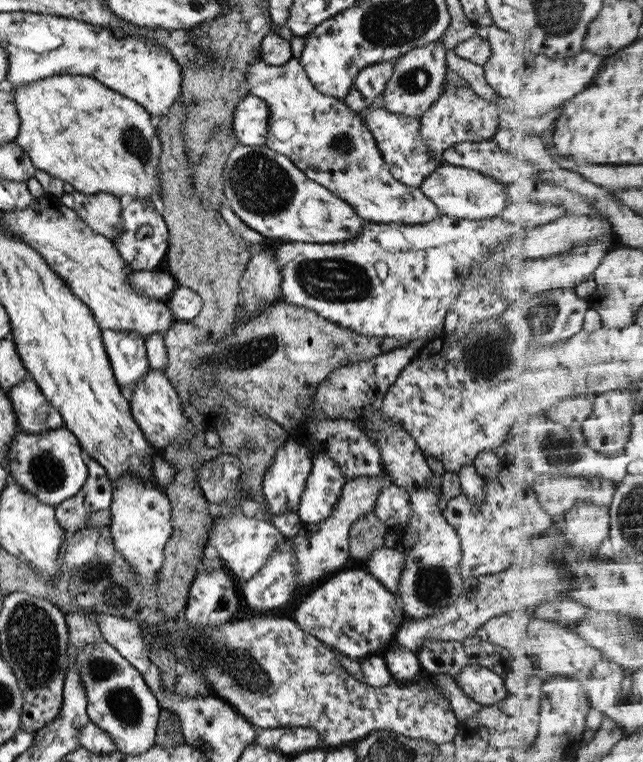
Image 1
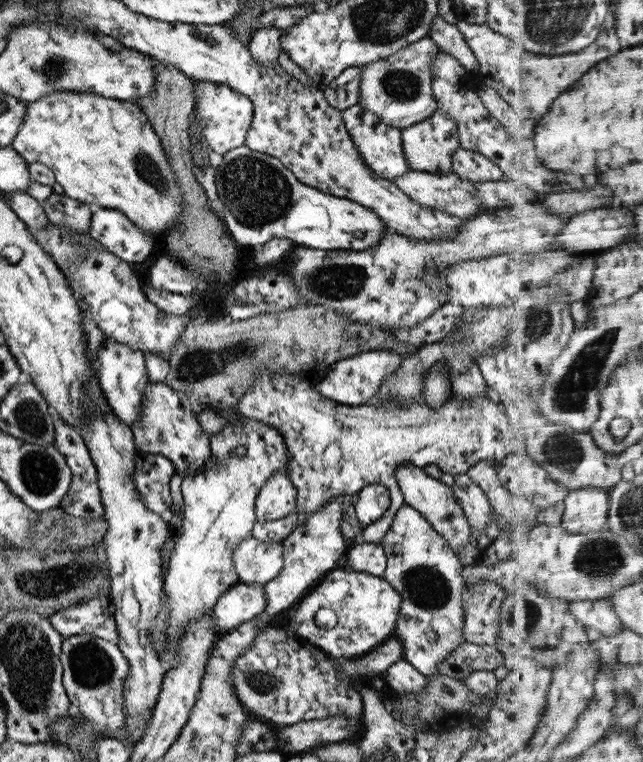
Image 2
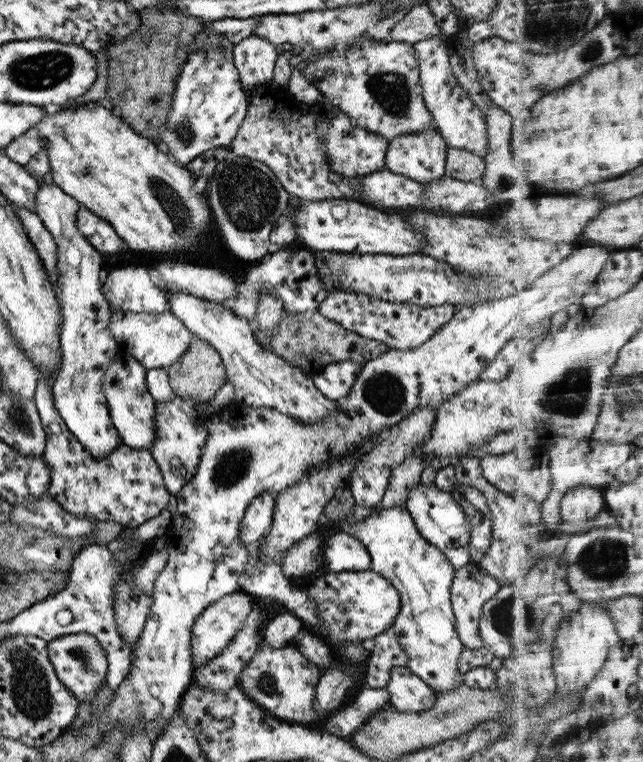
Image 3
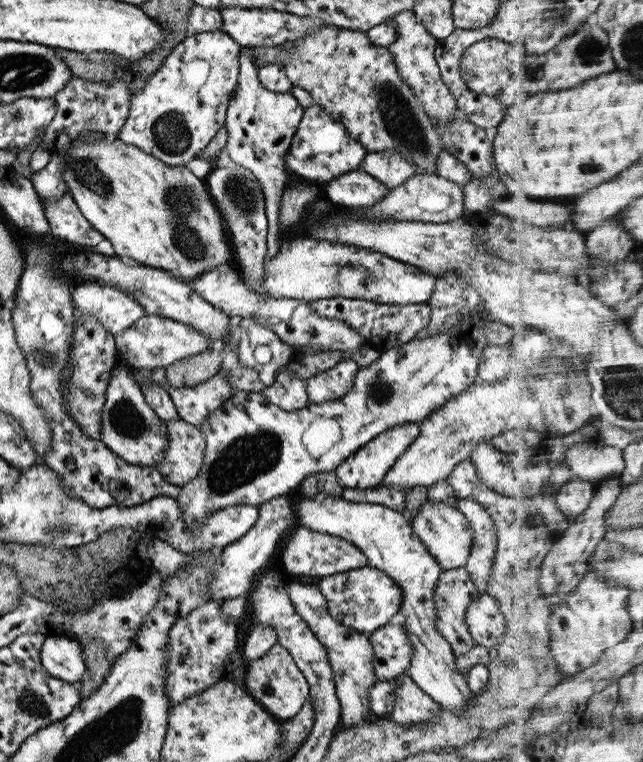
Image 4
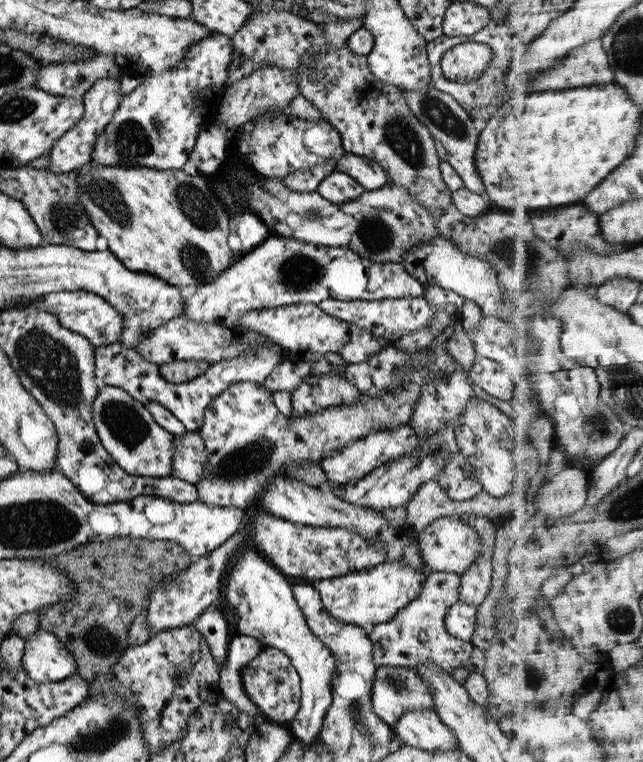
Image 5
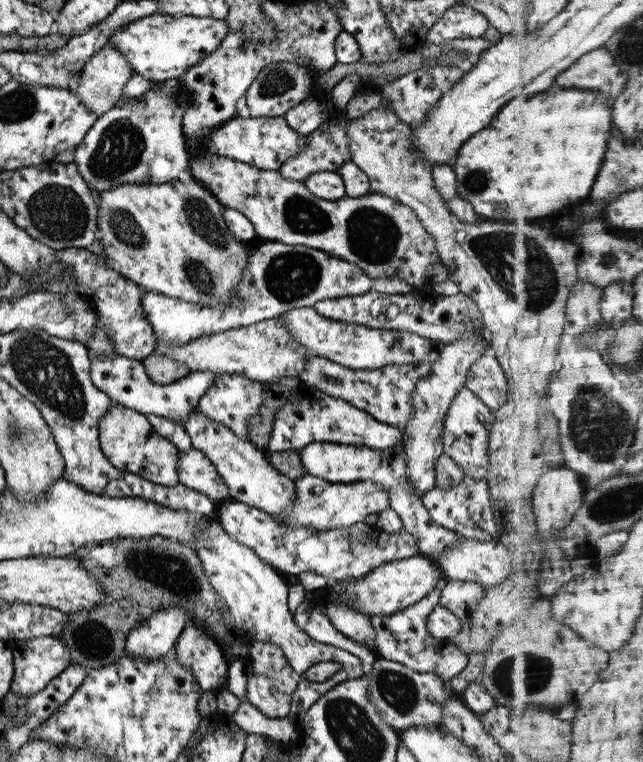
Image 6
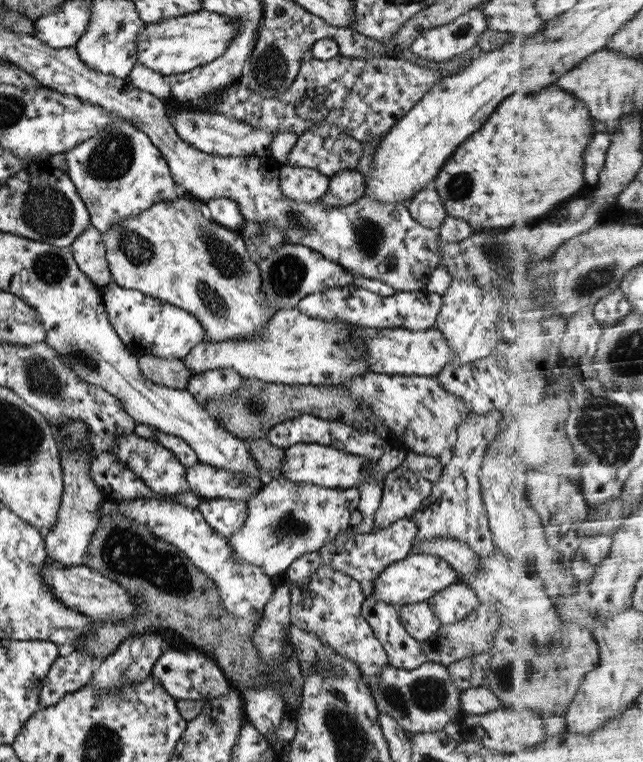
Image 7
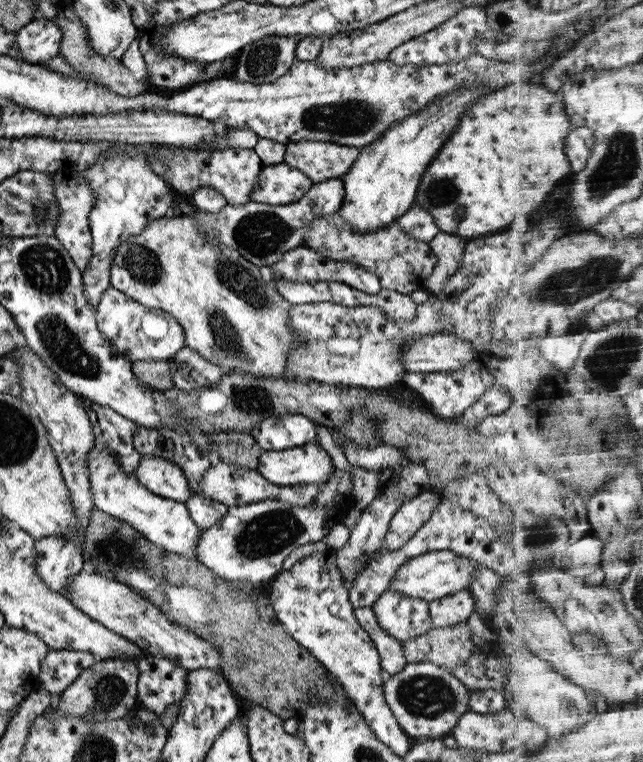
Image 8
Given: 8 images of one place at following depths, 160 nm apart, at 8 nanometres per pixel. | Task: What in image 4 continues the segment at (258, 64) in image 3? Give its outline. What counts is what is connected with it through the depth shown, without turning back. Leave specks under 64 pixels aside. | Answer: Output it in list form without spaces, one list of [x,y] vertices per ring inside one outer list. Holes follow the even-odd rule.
[[[240,47],[236,87],[231,92],[225,116],[227,142],[222,151],[227,152],[231,162],[249,170],[261,187],[267,221],[266,259],[269,259],[279,252],[279,244],[283,238],[278,223],[278,210],[282,192],[287,185],[287,171],[282,158],[291,144],[304,109],[290,94],[265,90],[256,75],[259,66],[255,66],[251,59],[250,47]]]

